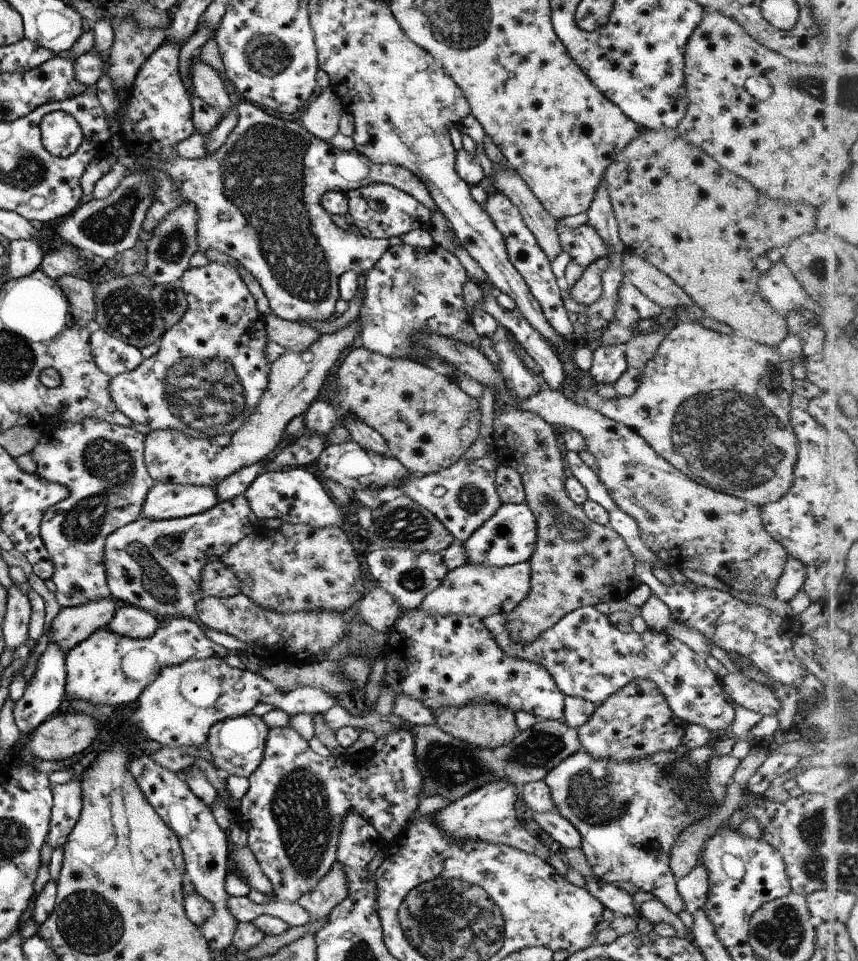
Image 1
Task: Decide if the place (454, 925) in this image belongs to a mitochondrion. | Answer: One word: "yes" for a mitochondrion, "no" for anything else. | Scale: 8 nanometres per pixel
yes

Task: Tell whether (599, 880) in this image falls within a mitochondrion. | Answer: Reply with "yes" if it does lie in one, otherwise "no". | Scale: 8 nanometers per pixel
no

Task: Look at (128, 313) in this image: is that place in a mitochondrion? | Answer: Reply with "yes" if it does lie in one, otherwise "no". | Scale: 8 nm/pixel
yes

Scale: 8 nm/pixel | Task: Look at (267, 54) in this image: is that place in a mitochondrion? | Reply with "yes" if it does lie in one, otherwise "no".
yes

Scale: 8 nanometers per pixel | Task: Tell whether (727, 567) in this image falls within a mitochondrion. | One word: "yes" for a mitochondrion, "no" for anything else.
no

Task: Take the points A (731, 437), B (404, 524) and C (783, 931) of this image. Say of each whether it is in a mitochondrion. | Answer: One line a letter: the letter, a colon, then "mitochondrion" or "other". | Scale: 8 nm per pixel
A: mitochondrion
B: mitochondrion
C: mitochondrion

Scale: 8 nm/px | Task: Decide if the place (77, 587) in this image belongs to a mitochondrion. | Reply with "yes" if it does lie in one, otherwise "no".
yes

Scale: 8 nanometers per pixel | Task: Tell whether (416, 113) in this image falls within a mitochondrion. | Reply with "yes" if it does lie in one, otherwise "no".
yes

